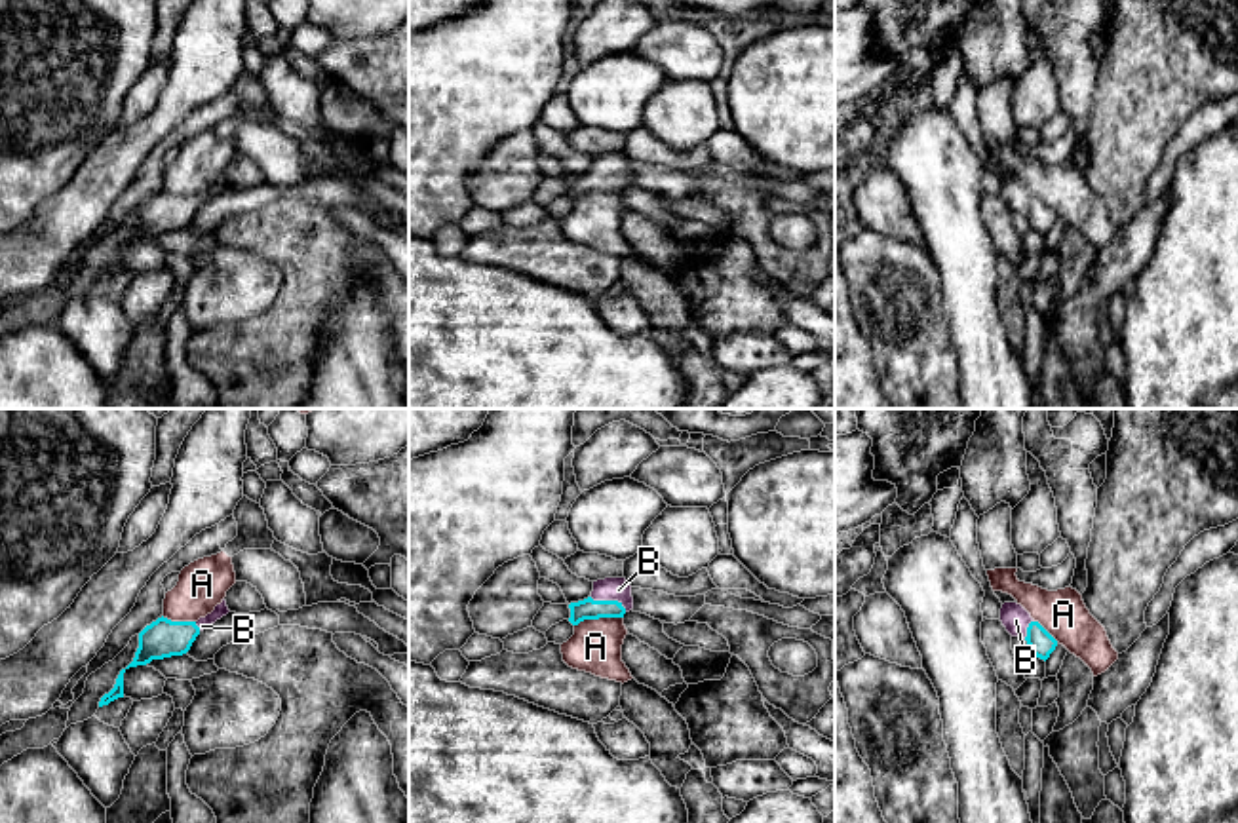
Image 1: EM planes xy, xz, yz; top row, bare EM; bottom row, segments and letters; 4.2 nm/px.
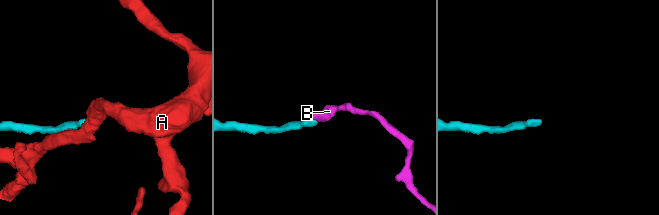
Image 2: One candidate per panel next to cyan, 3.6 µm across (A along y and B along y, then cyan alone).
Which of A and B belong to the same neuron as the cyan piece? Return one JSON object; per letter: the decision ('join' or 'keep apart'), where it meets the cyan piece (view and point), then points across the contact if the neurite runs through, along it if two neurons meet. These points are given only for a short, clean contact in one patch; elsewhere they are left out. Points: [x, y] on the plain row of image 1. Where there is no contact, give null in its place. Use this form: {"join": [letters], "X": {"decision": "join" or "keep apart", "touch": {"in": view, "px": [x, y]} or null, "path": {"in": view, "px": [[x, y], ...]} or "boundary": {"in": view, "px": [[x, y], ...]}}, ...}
{"join": ["B"], "A": {"decision": "keep apart", "touch": {"in": "xz", "px": [598, 192]}}, "B": {"decision": "join", "touch": {"in": "xz", "px": [609, 175]}, "path": {"in": "xz", "px": [[588, 183], [609, 175], [618, 164]]}}}

